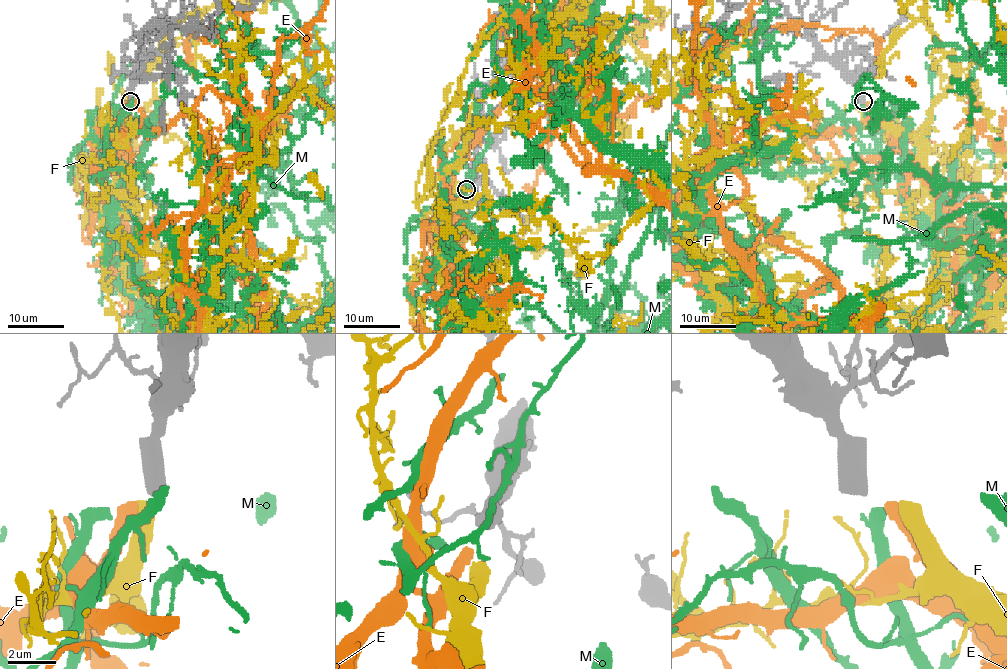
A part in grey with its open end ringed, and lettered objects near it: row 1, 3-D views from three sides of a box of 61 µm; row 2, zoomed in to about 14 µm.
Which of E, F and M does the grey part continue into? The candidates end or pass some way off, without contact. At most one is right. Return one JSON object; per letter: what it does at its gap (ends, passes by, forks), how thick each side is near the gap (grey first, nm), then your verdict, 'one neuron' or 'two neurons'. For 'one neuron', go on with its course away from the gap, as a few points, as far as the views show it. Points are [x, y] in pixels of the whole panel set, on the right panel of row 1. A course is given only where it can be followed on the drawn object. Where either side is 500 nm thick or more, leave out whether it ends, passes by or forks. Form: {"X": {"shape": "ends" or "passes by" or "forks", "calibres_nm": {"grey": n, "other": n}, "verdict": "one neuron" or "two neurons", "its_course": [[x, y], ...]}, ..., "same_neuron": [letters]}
{"E": {"calibres_nm": {"grey": 600, "other": 500}, "verdict": "two neurons"}, "F": {"calibres_nm": {"grey": 600, "other": 550}, "verdict": "one neuron"}, "M": {"calibres_nm": {"grey": 600, "other": 440}, "verdict": "two neurons"}, "same_neuron": ["F"]}

